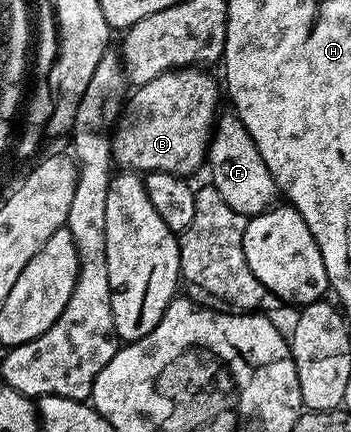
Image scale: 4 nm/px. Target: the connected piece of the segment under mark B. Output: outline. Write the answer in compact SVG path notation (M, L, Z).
M193 66L191 68L177 68L166 74L162 74L158 78L154 78L154 82L146 82L145 84L139 85L135 89L136 92L127 97L126 103L120 113L120 119L116 121L114 131L111 133L112 137L112 159L121 169L131 170L133 172L139 172L141 174L147 174L150 172L169 172L175 176L182 176L185 178L191 177L191 172L196 172L201 167L202 169L206 164L206 157L208 155L208 144L212 139L213 127L217 121L218 110L216 107L220 104L220 96L222 100L222 88L216 80L211 76L211 71L205 70L200 66Z

